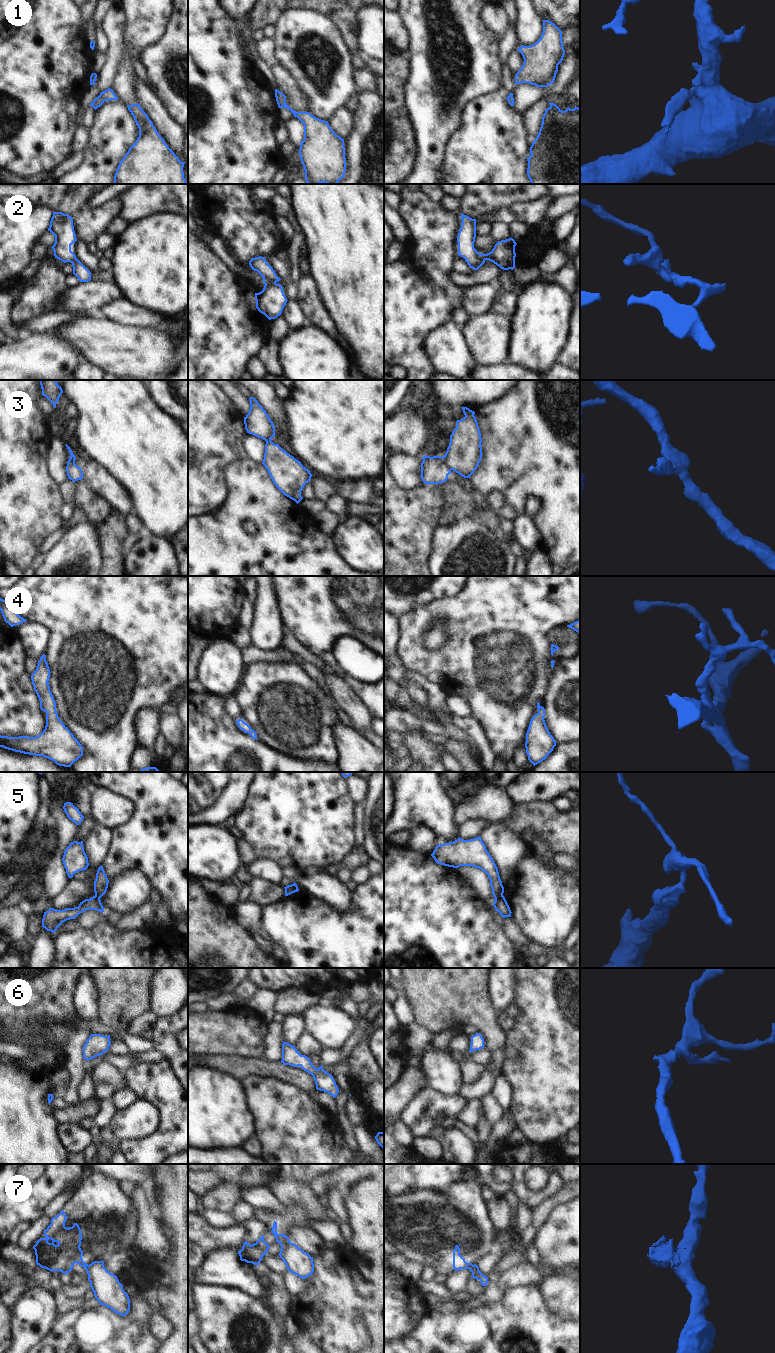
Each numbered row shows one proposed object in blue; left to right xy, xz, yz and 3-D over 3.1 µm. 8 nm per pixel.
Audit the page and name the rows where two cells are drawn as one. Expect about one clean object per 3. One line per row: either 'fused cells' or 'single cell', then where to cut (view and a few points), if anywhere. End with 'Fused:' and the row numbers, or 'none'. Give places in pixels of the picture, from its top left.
1: single cell | no cut
2: single cell | no cut
3: fused cells | yz (442, 457), (451, 469)
4: single cell | no cut
5: fused cells | yz (502, 894), (495, 898)
6: single cell | no cut
7: fused cells | xz (289, 1241), (281, 1249)
Fused: 3, 5, 7

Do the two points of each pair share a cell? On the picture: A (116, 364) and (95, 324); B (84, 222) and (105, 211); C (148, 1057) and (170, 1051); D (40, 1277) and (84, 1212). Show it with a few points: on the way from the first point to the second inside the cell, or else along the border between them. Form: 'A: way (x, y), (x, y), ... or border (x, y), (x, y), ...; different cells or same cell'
A: way (116, 354), (96, 334); same cell
B: way (89, 222), (100, 216); same cell
C: border (154, 1049), (158, 1050), (165, 1057); different cells
D: border (51, 1271), (39, 1268), (30, 1271), (26, 1275); different cells

